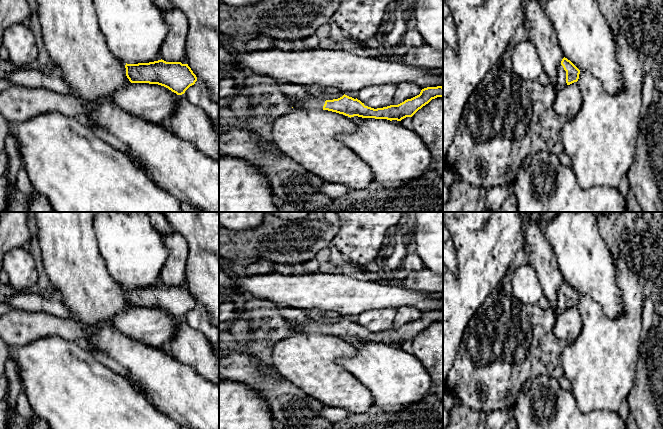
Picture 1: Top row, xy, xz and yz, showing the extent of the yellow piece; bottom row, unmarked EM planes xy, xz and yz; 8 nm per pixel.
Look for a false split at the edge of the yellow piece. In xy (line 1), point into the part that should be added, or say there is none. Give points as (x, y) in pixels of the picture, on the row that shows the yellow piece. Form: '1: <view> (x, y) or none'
1: none

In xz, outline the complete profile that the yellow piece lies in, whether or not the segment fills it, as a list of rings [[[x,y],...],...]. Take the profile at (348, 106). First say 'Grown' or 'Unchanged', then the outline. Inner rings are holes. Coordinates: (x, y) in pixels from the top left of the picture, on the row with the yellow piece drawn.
Unchanged. [[[427,87],[421,90],[420,94],[407,99],[398,105],[390,105],[383,108],[371,108],[365,106],[357,98],[354,99],[343,95],[338,99],[326,100],[323,110],[343,114],[348,117],[362,117],[401,121],[406,117],[412,117],[419,109],[428,104],[432,99],[443,97],[443,87]]]

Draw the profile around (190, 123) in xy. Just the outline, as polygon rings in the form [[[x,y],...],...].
[[[184,94],[178,95],[176,108],[166,123],[177,137],[219,162],[219,134],[213,128],[214,122]]]

